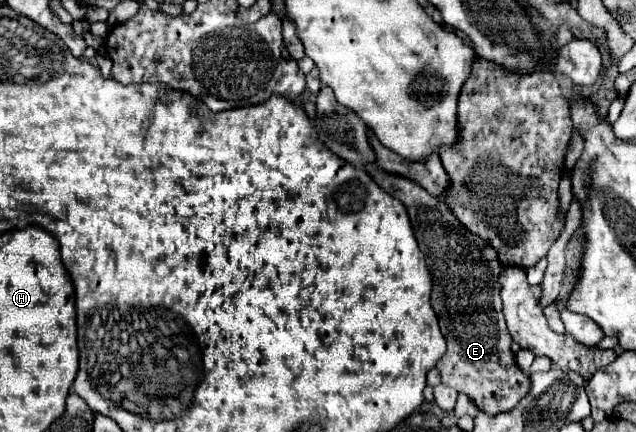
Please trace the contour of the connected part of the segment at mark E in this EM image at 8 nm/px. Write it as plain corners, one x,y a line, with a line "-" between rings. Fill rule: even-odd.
376,165
366,169
388,195
402,201
408,209
414,237
434,279
432,307
448,343
448,351
436,363
442,383
468,395
484,413
492,413
492,409
508,409
508,403
518,403
518,397
524,397
526,391
530,391
530,377
518,369
510,349
512,339
504,323
498,283
502,263
498,261
496,251
484,239
472,235
448,207
446,211
436,211
436,207
442,205
440,199
432,197
424,187
418,187
418,183
390,175

